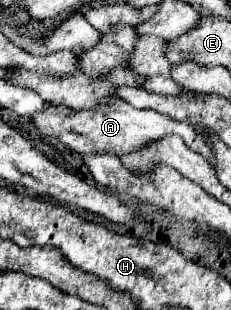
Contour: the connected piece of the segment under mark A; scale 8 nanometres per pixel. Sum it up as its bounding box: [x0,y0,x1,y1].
[32,100,214,162]

